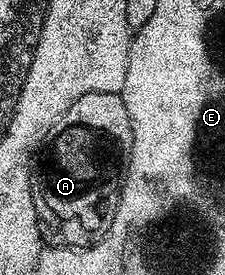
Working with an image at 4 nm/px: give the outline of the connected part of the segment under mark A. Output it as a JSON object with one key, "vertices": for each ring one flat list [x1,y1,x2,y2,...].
{"vertices":[[116,91,84,93,52,125,30,168,38,230,46,247,90,247,104,238,118,208,133,144,128,109]]}

